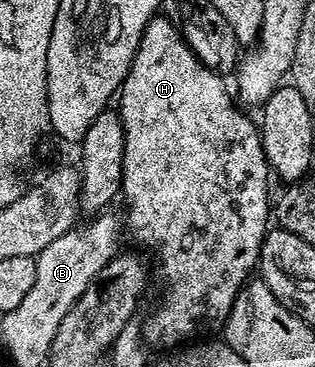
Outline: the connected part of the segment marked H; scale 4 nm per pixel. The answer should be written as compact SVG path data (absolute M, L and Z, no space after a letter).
M163 16L154 17L153 20L150 21L150 23L144 28L144 36L140 36L140 44L134 53L134 59L130 65L130 70L128 73L126 73L126 79L122 81L122 89L116 98L116 109L118 115L120 116L120 120L122 121L122 127L124 128L124 162L122 168L122 193L120 198L121 201L126 201L126 218L124 214L125 233L127 235L130 233L130 238L135 242L136 245L143 246L143 248L146 249L148 253L154 254L154 262L156 265L158 265L158 274L160 277L162 277L162 286L164 289L166 289L166 291L164 291L162 294L162 299L160 299L158 302L158 307L156 307L155 310L147 316L146 322L143 321L141 323L142 337L144 339L145 345L150 348L153 348L153 346L174 346L173 348L178 348L183 344L189 343L191 340L202 336L197 336L197 334L202 334L205 332L205 330L214 330L217 328L217 326L219 329L219 327L225 323L228 315L230 315L230 309L236 300L236 296L239 294L239 292L241 292L243 286L245 286L247 282L251 281L253 274L250 273L252 273L253 270L255 273L256 267L259 265L262 256L262 241L266 238L268 233L268 225L266 226L266 221L271 221L272 218L272 194L270 198L270 178L272 179L272 171L270 165L268 165L266 162L266 157L264 156L262 136L259 127L256 125L255 119L253 122L253 120L245 114L245 112L247 113L245 109L242 109L242 111L237 110L237 108L234 107L235 99L232 97L232 94L232 99L230 99L230 94L228 91L226 91L225 84L222 83L225 82L223 75L215 74L213 70L207 68L207 66L202 63L200 59L197 58L194 53L192 53L192 51L190 51L190 45L188 45L186 41L182 39L182 32L178 29L177 25L175 25L175 23L171 21L169 17L166 17L167 19L162 17Z

